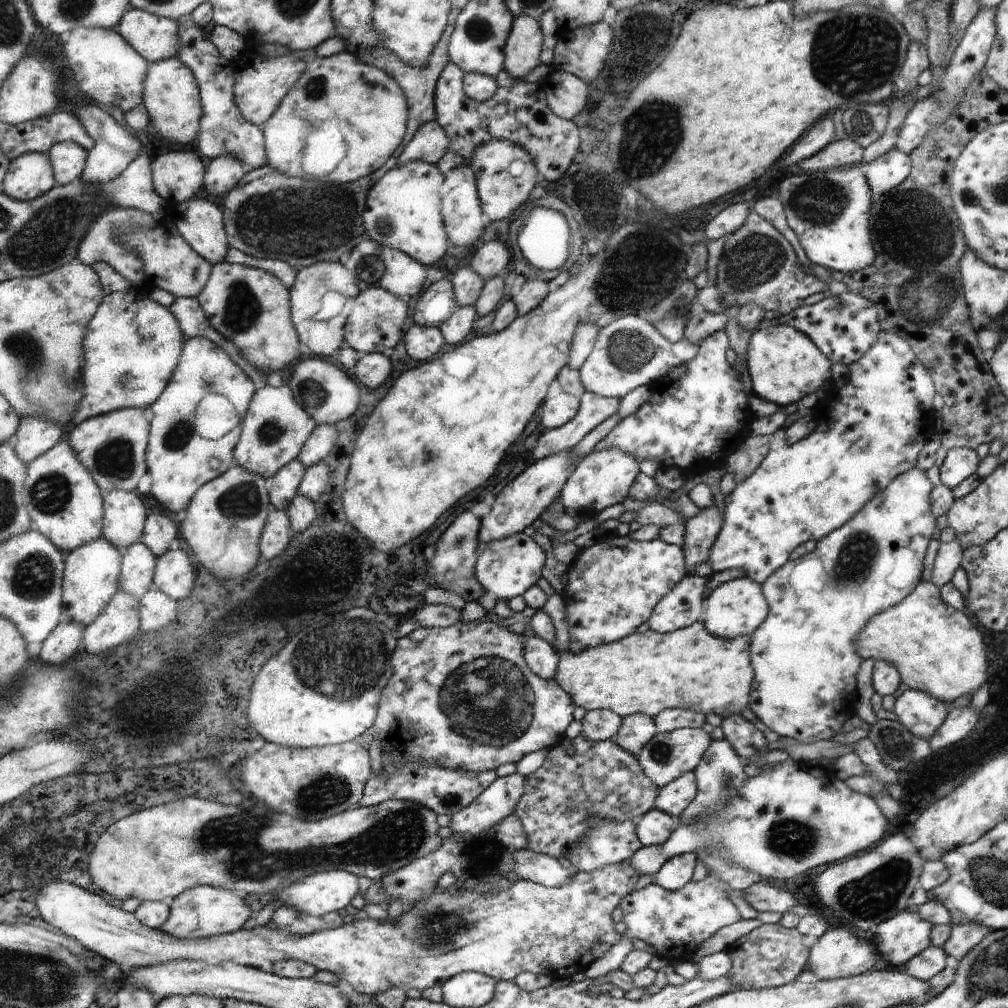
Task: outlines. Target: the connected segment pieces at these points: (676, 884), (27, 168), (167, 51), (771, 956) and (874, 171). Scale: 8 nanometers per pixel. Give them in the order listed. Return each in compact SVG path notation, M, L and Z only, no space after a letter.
M683 854L675 856L673 860L667 860L667 864L663 864L659 872L655 872L655 884L663 886L669 892L679 892L679 888L689 884L695 862L697 862L695 854Z
M29 152L11 162L5 178L5 194L21 202L33 202L57 186L51 156Z
M129 8L115 30L151 64L179 58L179 22L171 18L159 18L151 12Z
M761 924L749 930L745 936L729 944L725 952L731 954L731 962L735 962L727 976L739 986L737 990L767 990L785 986L797 978L807 956L801 944L801 934L797 930L785 930L779 924Z
M889 150L881 158L867 164L867 168L863 170L867 186L875 196L891 192L891 188L899 188L899 184L903 184L903 180L907 180L909 174L911 174L911 158L897 150Z

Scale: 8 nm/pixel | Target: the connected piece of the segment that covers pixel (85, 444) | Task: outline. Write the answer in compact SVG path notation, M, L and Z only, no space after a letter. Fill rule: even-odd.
M129 406L113 410L79 424L71 434L71 444L79 454L79 460L87 464L87 468L103 488L103 496L113 490L137 492L141 476L147 476L149 472L147 452L151 444L151 422L147 420L143 408Z

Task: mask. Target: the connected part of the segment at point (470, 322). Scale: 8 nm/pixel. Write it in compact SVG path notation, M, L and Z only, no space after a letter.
M461 304L459 308L455 308L455 312L441 324L441 330L443 330L443 336L445 336L447 344L449 344L449 348L461 346L461 342L473 330L477 318L479 318L477 306Z

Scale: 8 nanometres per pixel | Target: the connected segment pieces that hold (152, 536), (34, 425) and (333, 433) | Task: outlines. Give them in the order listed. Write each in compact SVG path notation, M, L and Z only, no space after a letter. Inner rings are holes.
M149 516L143 540L147 542L147 546L151 546L157 558L161 558L165 552L171 552L171 540L175 540L177 536L179 528L175 526L175 522L165 516Z
M21 418L19 432L15 436L15 446L19 456L31 464L33 460L39 460L39 456L51 452L63 436L63 430L57 422L51 422L51 418Z
M317 424L315 432L311 432L311 440L303 446L299 460L303 466L319 464L319 460L327 460L327 456L331 456L331 448L335 448L335 444L339 444L339 430L329 424Z

